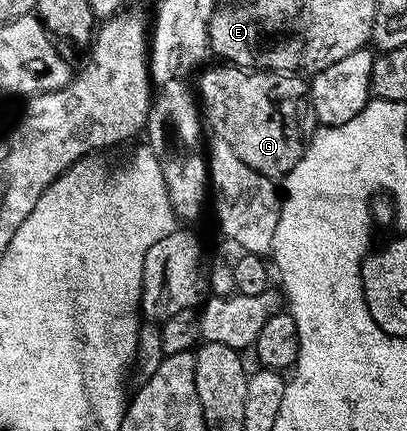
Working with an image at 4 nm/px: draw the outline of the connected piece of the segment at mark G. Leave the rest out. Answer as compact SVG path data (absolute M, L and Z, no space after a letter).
M228 63L213 64L217 65L210 69L202 68L195 81L195 92L208 128L210 125L215 136L228 143L235 155L239 155L239 159L243 159L243 163L247 163L247 167L255 170L260 177L284 178L295 163L299 163L305 151L303 137L301 141L301 100L304 102L307 97L306 78L304 81L301 77L293 77L297 75L289 71L250 71Z

